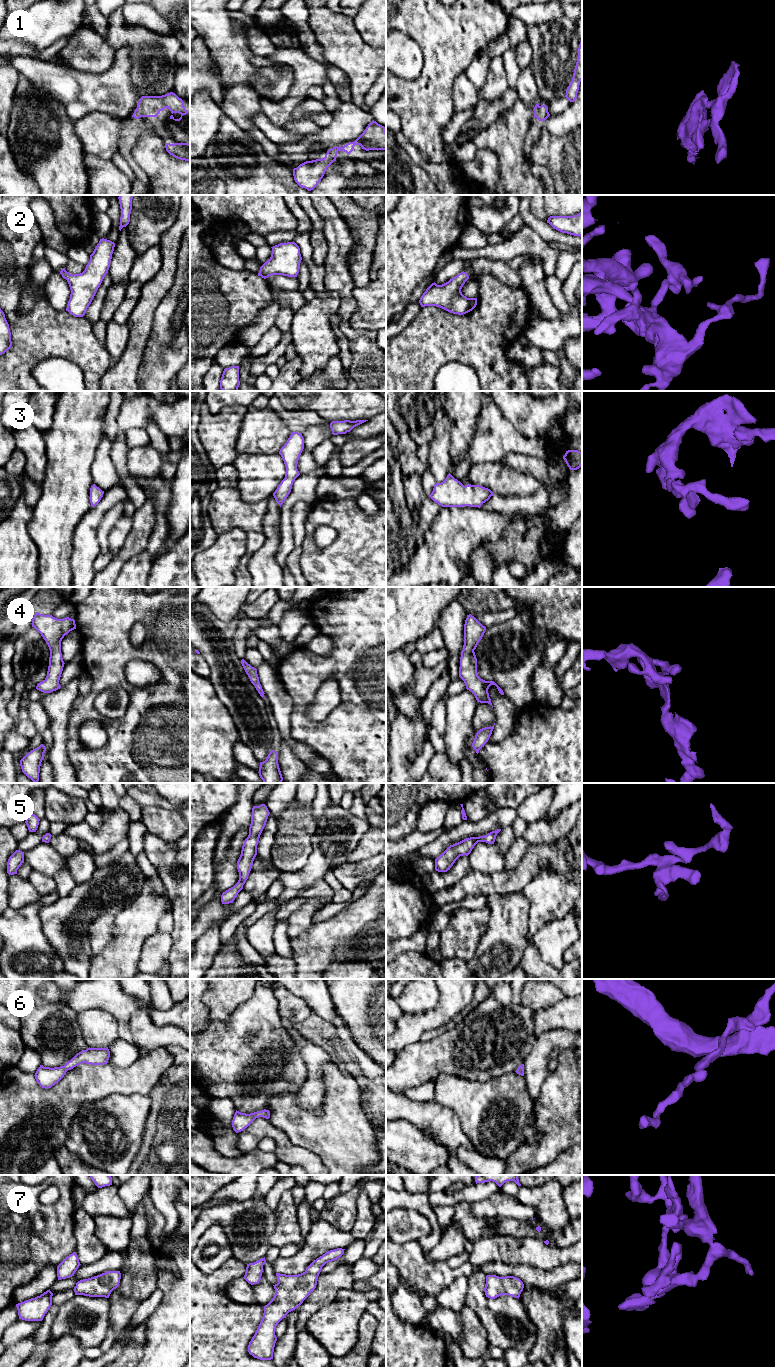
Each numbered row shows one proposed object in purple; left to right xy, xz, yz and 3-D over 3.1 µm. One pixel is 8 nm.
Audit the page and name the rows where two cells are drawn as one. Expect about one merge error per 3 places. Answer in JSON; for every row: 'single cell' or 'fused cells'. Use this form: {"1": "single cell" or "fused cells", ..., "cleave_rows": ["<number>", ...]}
{"1": "single cell", "2": "single cell", "3": "single cell", "4": "single cell", "5": "single cell", "6": "single cell", "7": "single cell", "cleave_rows": []}

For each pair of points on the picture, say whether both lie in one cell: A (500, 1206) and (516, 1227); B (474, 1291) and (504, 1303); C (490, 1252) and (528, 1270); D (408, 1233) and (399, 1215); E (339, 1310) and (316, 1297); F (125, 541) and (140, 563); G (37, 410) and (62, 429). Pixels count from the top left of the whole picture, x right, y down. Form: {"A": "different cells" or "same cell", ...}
{"A": "different cells", "B": "same cell", "C": "different cells", "D": "same cell", "E": "different cells", "F": "same cell", "G": "different cells"}

